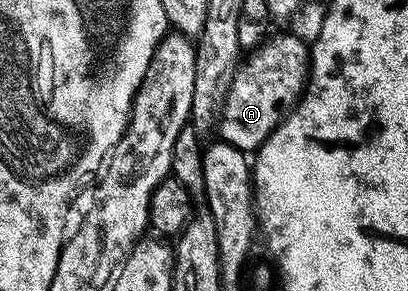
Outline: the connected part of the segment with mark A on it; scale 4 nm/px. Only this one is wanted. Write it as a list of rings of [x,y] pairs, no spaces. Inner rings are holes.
[[[275,32],[248,54],[251,55],[248,58],[246,55],[236,65],[231,76],[231,86],[223,103],[217,134],[222,141],[233,144],[233,148],[254,152],[283,123],[303,97],[309,81],[311,51],[308,43],[303,43],[297,35]]]

